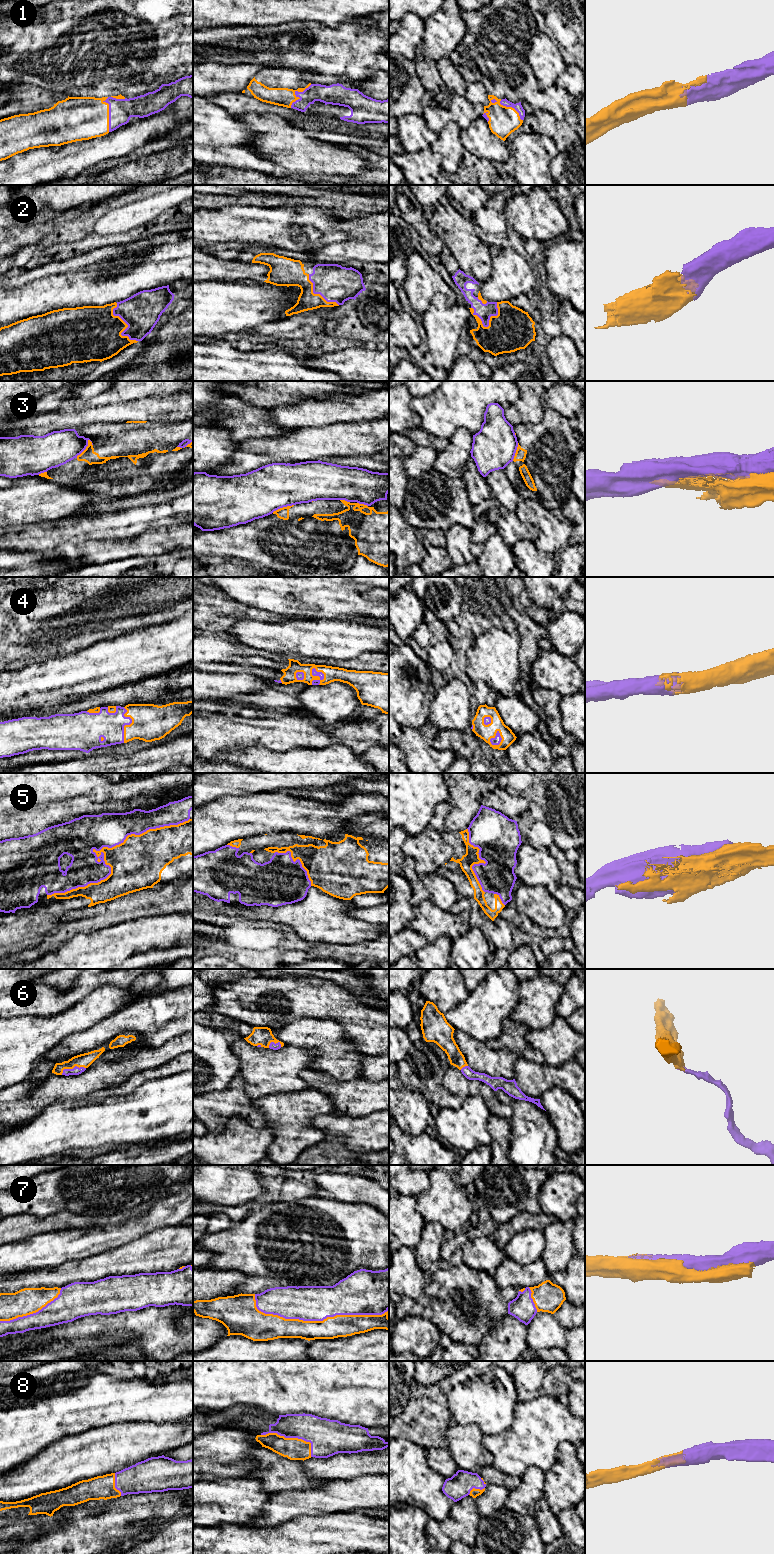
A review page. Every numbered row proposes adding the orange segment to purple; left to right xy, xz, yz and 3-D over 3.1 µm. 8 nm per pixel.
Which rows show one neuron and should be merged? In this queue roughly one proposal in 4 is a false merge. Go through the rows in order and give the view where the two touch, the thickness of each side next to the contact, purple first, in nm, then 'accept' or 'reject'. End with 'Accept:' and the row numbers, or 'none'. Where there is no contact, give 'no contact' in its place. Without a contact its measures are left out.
1: contact in xy; calibres 190 and 360 nm; accept
2: contact in yz; calibres 130 and 340 nm; accept
3: contact in xy; calibres 280 and 110 nm; reject
4: contact in xz; calibres 50 and 120 nm; accept
5: contact in xy; calibres 300 and 320 nm; accept
6: contact in xy; calibres 70 and 110 nm; accept
7: contact in xz; calibres 280 and 180 nm; accept
8: contact in xz; calibres 260 and 180 nm; accept
Accept: 1, 2, 4, 5, 6, 7, 8

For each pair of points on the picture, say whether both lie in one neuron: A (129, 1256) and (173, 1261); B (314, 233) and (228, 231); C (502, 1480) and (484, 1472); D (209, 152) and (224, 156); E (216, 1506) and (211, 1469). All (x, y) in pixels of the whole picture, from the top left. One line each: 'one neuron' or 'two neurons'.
A: one neuron
B: two neurons
C: one neuron
D: one neuron
E: two neurons

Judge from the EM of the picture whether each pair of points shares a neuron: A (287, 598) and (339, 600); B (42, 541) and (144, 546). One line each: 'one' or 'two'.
A: one
B: two

